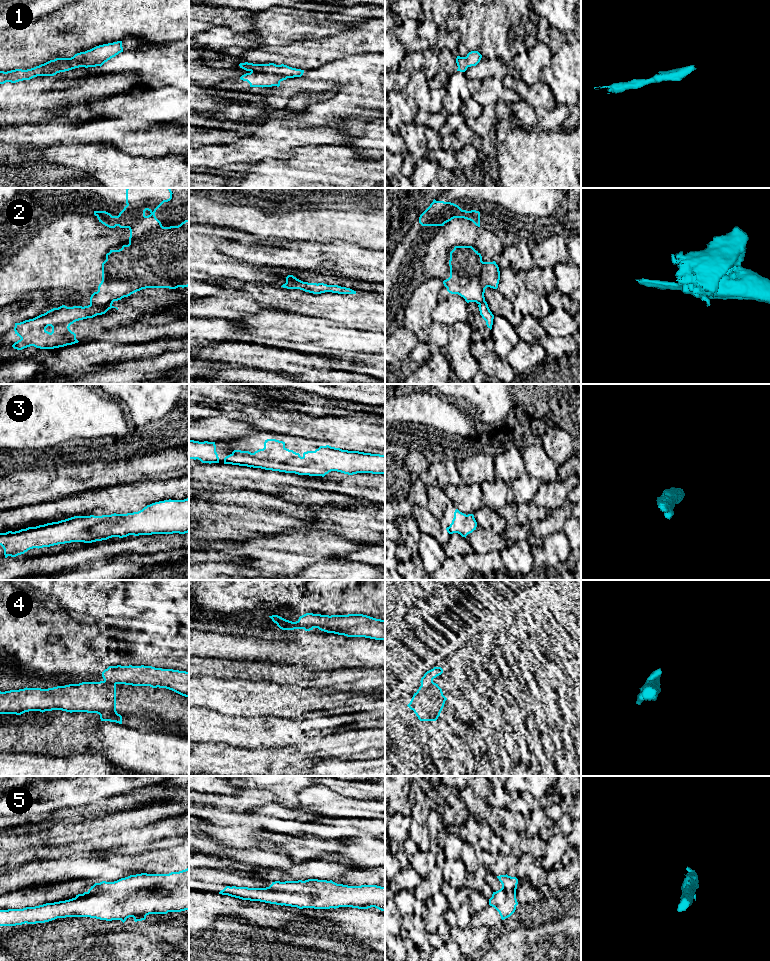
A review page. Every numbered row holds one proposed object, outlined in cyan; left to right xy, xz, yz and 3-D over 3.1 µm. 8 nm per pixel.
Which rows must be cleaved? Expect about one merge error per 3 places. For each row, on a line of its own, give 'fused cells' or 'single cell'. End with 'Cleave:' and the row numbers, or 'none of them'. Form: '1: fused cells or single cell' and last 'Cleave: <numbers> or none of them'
1: single cell
2: fused cells
3: single cell
4: single cell
5: single cell
Cleave: 2

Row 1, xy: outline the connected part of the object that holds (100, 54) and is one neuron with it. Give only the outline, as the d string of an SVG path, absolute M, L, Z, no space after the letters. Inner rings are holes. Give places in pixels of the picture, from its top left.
M117 41L77 53L71 58L56 58L31 69L15 69L7 72L0 71L0 84L30 80L37 76L54 76L57 73L79 67L101 67L105 62L121 52L123 52L122 41Z

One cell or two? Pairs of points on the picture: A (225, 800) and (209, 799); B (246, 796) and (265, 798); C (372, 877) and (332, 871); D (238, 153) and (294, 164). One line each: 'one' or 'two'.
A: one
B: one
C: two
D: two

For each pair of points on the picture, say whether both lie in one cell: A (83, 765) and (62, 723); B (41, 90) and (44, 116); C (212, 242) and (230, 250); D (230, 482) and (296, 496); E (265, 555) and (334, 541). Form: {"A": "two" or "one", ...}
{"A": "two", "B": "two", "C": "two", "D": "one", "E": "one"}

